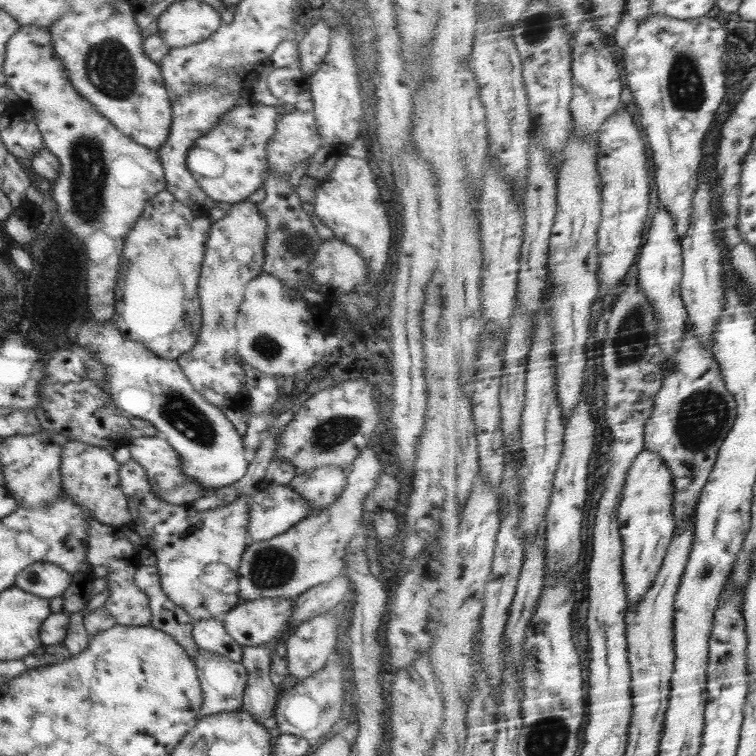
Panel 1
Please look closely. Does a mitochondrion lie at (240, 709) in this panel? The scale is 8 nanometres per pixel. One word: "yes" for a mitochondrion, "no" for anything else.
no

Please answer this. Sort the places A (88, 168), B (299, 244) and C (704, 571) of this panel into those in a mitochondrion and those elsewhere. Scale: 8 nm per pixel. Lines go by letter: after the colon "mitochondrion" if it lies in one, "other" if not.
A: mitochondrion
B: mitochondrion
C: mitochondrion

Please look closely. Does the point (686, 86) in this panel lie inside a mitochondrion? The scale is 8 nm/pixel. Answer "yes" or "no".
yes

